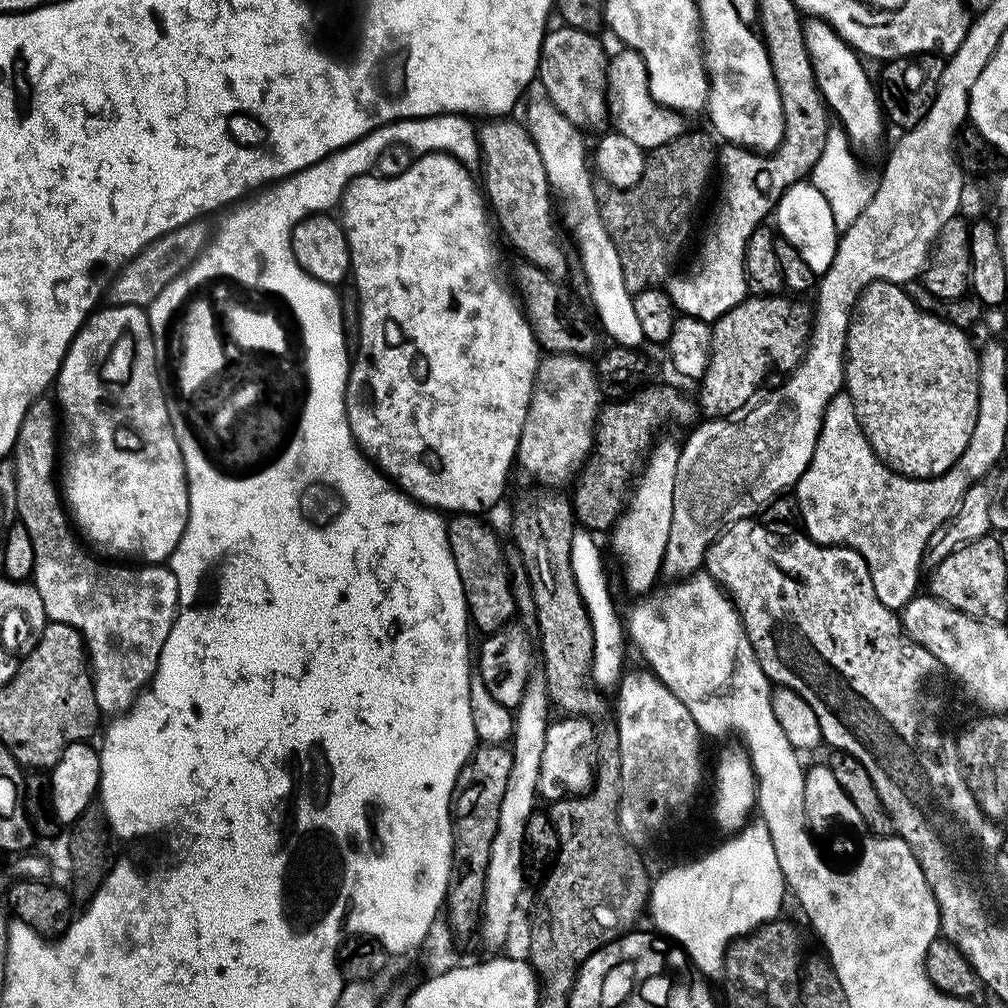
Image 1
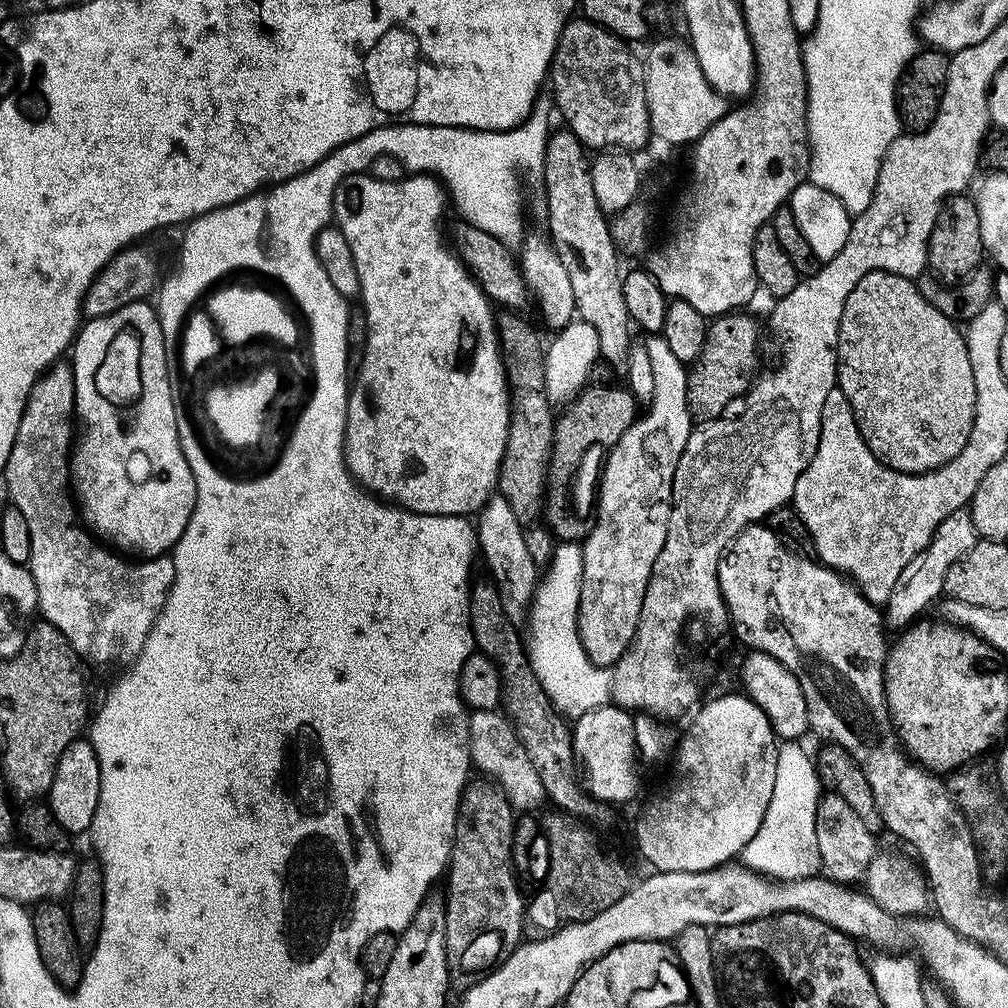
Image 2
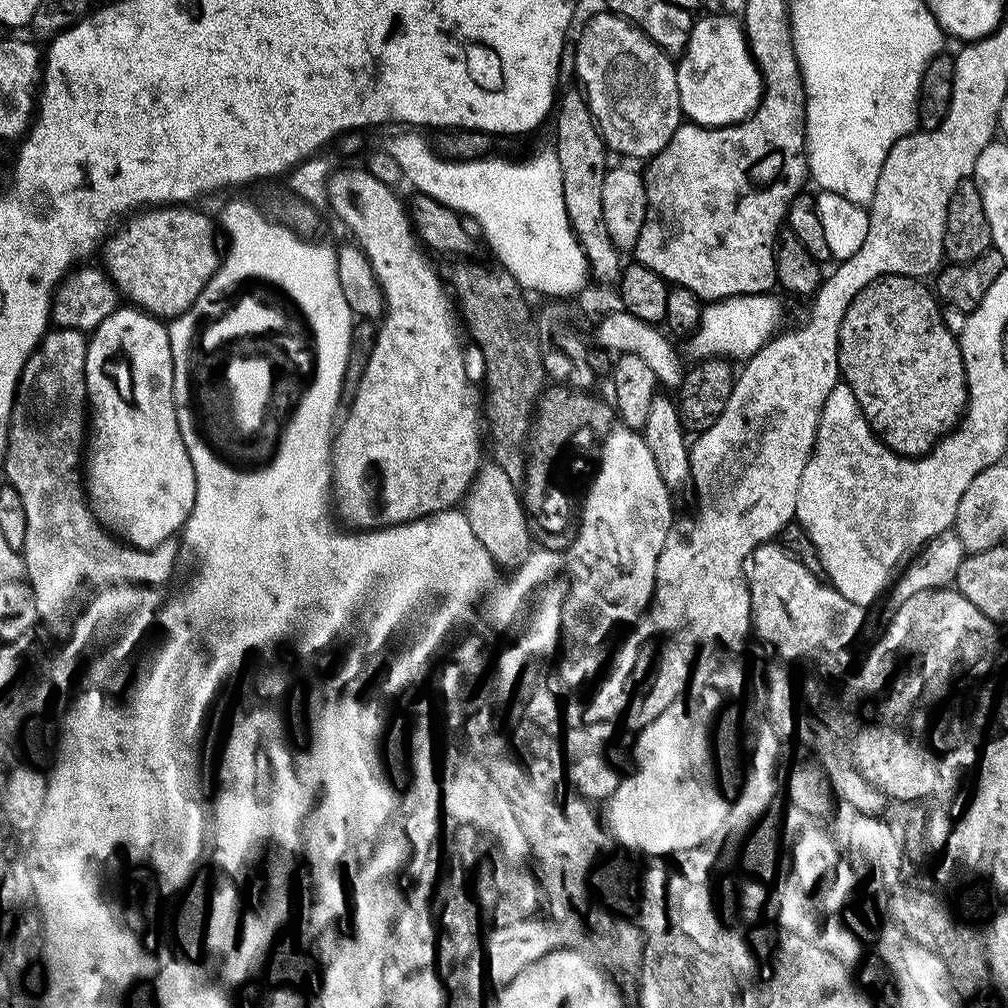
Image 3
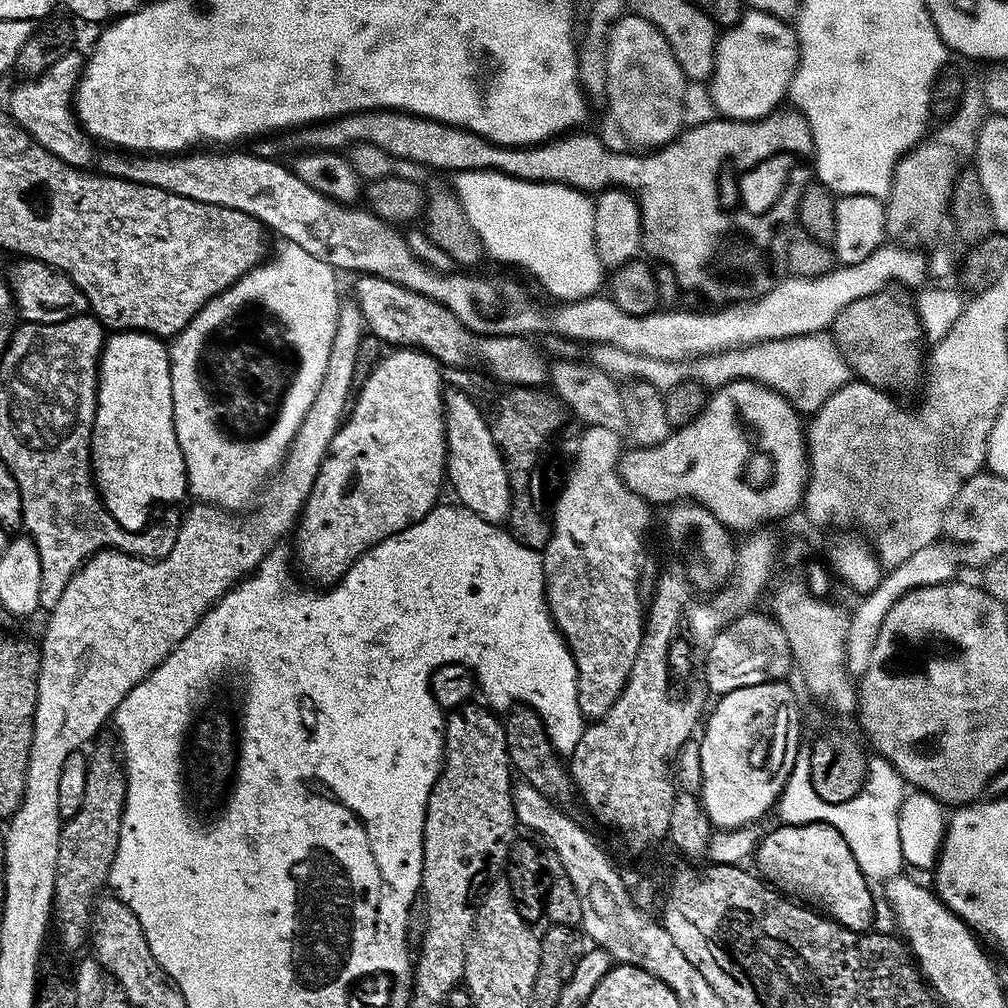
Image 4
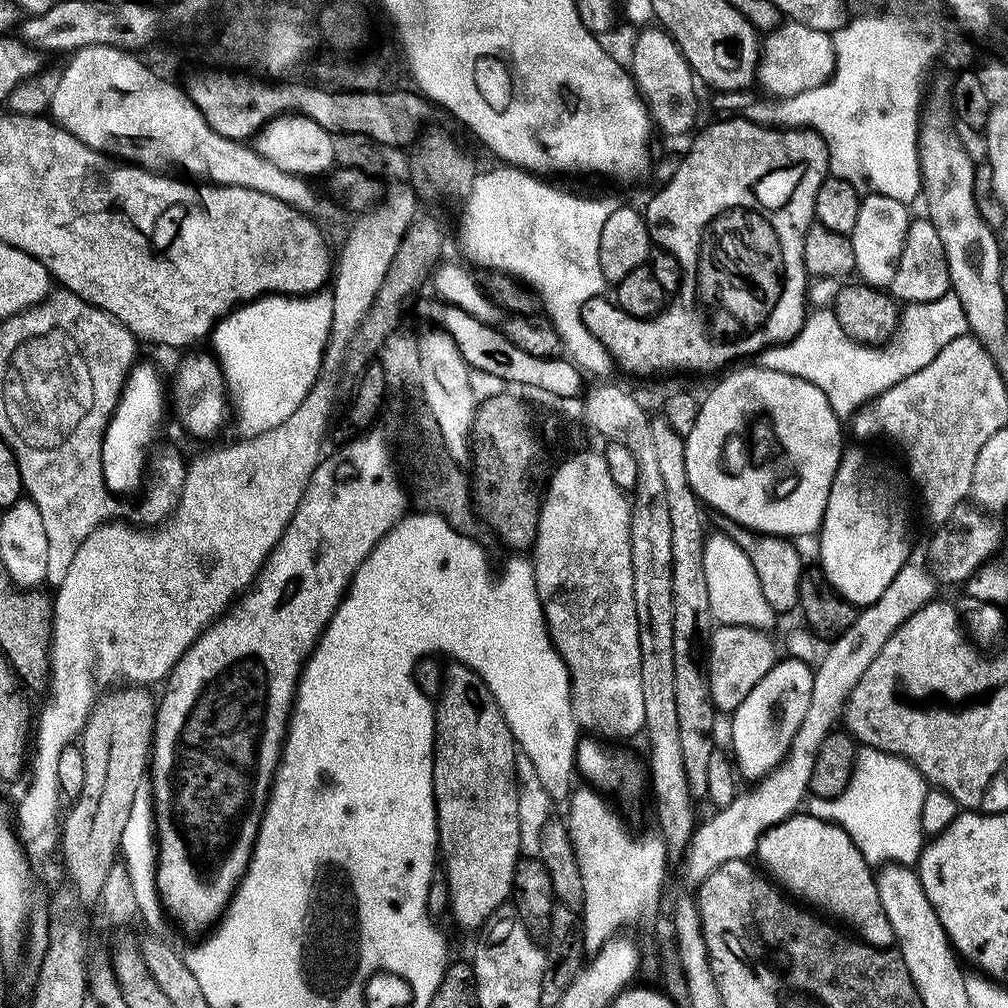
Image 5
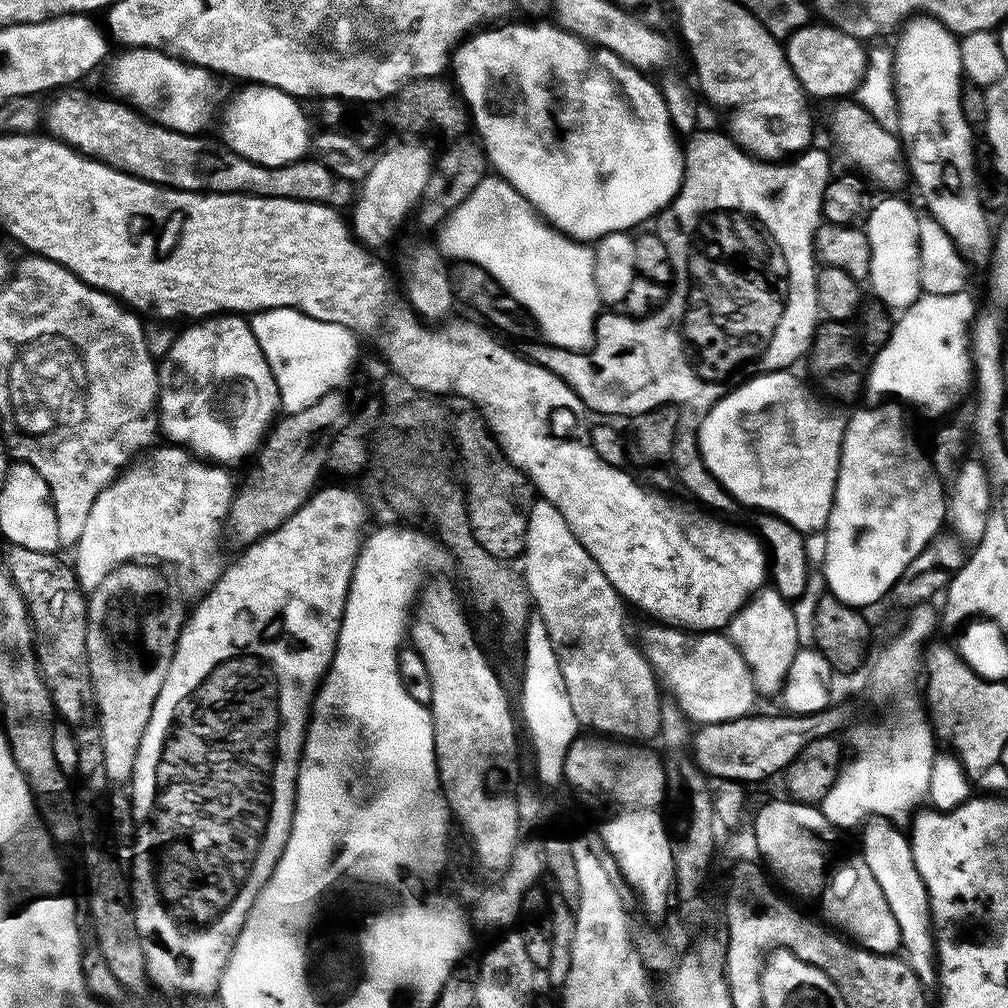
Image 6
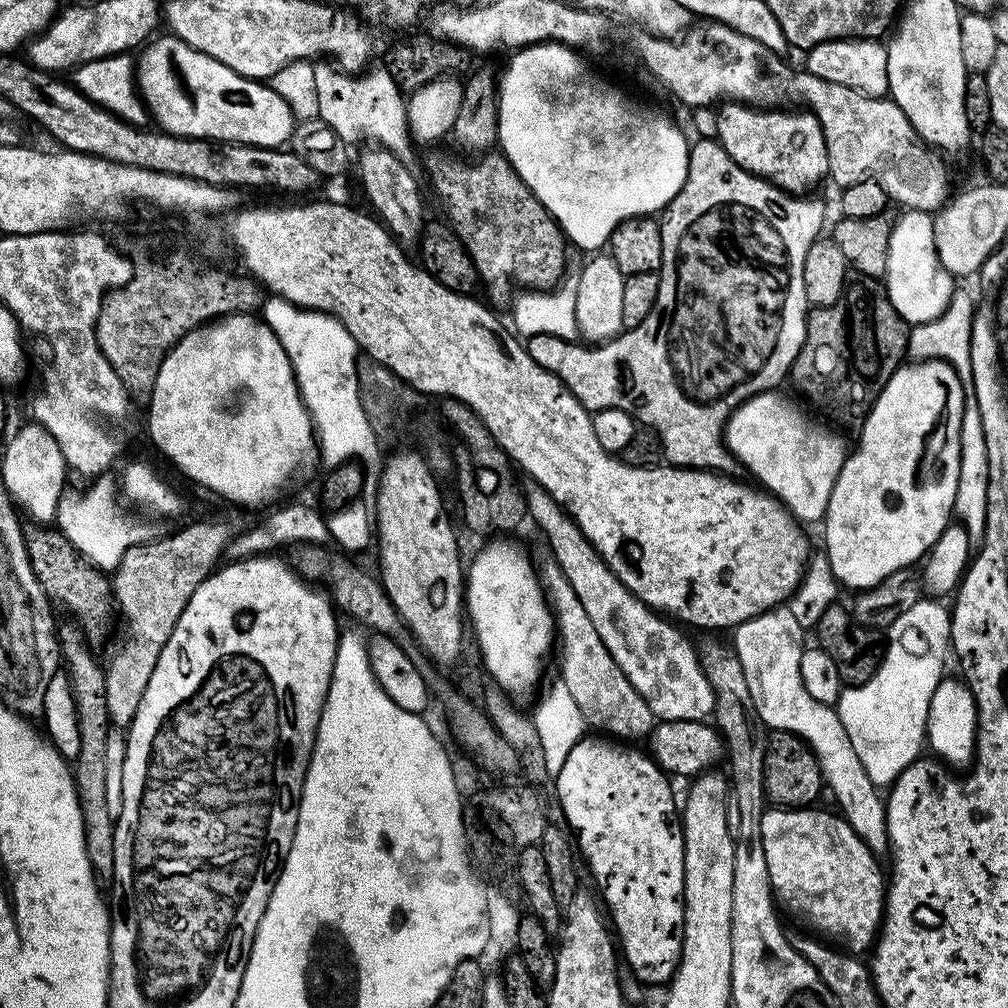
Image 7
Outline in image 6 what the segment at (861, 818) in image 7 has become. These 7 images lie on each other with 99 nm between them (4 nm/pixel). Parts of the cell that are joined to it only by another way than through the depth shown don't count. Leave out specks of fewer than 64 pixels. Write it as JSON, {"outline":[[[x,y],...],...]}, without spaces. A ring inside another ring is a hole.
{"outline":[[[765,586],[733,616],[726,635],[752,669],[752,681],[756,684],[757,693],[761,697],[772,696],[775,692],[777,695],[783,689],[790,662],[794,662],[794,654],[801,649],[793,605],[775,587]],[[873,815],[864,820],[860,836],[859,855],[863,856],[866,866],[870,866],[870,874],[878,881],[882,894],[886,894],[886,902],[894,918],[898,918],[898,930],[903,955],[906,957],[912,973],[925,986],[935,985],[938,980],[937,947],[934,939],[934,921],[928,906],[928,891],[924,888],[922,878],[914,866],[912,848],[907,835],[904,836],[899,827],[880,816]]]}

